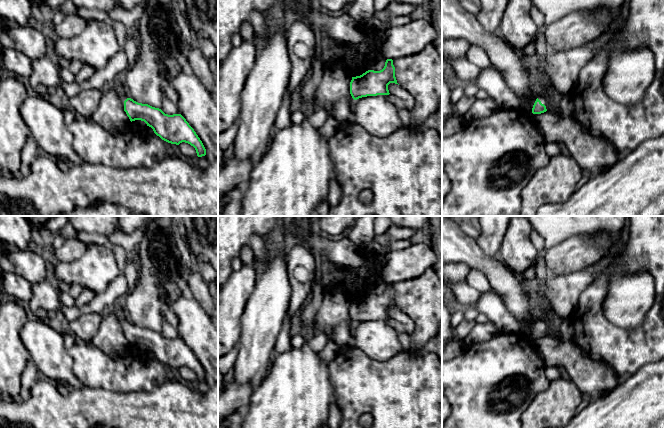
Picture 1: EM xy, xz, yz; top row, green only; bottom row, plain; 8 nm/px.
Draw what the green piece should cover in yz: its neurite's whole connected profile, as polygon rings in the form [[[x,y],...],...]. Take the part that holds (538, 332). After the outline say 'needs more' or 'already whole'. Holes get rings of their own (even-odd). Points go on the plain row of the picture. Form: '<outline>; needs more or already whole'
[[[542,317],[533,329],[532,337],[541,338],[546,335],[552,336],[559,341],[568,341],[573,336],[572,325],[568,319]]]; needs more

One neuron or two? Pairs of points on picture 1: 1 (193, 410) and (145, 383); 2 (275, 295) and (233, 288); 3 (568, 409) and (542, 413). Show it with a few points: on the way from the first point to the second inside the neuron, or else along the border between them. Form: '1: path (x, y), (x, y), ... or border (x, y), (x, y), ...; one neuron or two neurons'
1: border (168, 378), (149, 390), (130, 392); two neurons
2: border (256, 281), (245, 310), (242, 313); two neurons
3: path (562, 409), (548, 409); one neuron

